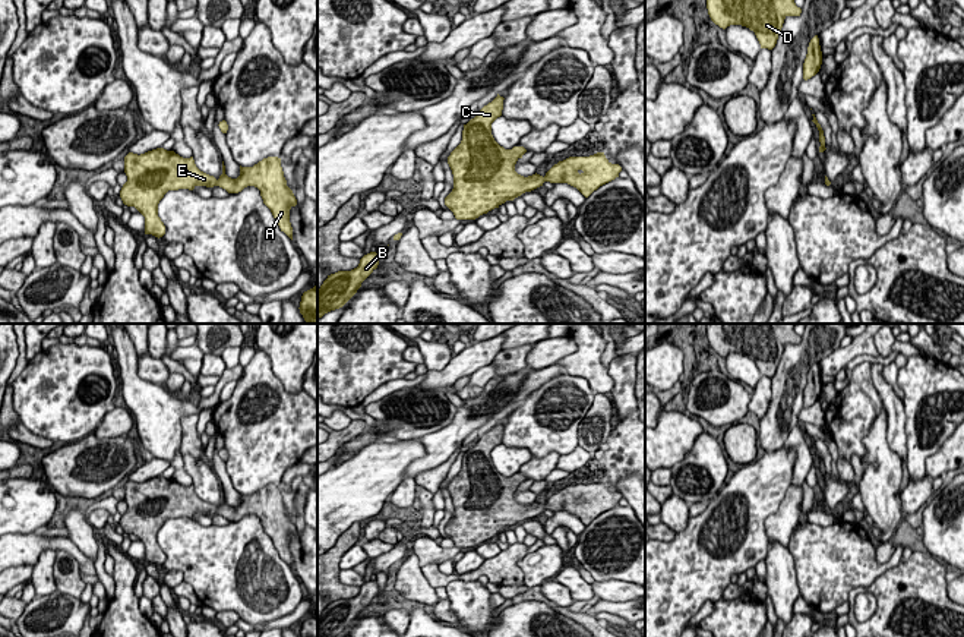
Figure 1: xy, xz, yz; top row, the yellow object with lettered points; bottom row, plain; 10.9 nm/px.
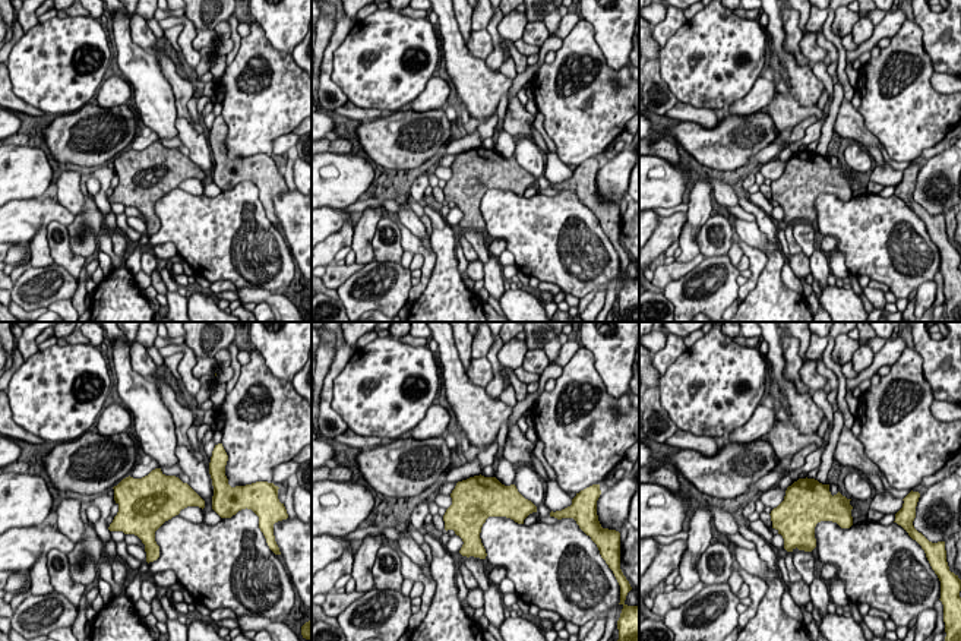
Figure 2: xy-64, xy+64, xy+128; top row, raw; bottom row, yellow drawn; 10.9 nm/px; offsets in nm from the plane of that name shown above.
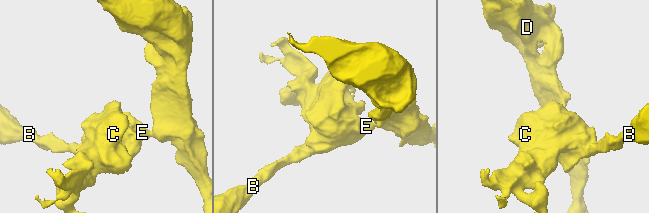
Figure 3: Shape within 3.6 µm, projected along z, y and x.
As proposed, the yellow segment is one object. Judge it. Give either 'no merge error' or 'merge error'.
no merge error

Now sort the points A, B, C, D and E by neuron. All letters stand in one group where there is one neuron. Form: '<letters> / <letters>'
A B C D E

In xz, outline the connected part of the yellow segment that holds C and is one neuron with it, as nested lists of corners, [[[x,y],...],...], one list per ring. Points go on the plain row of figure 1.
[[[497,422],[464,452],[462,469],[448,485],[453,517],[445,526],[445,533],[456,548],[475,548],[544,510],[568,511],[588,526],[600,514],[619,505],[622,495],[611,492],[604,480],[569,485],[554,492],[544,505],[537,501],[528,505],[518,502],[515,492],[527,477],[505,477],[492,463],[492,451],[502,444],[503,428]]]

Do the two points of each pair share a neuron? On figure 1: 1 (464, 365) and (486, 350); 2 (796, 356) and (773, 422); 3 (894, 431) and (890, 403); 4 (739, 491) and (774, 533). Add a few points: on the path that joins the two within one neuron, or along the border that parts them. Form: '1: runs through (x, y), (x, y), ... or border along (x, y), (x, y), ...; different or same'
1: runs through (470, 359), (480, 355); same
2: runs through (786, 372), (784, 388), (777, 406); same
3: runs through (894, 423), (894, 410); same
4: border along (784, 494), (780, 505), (765, 520), (768, 546); different

